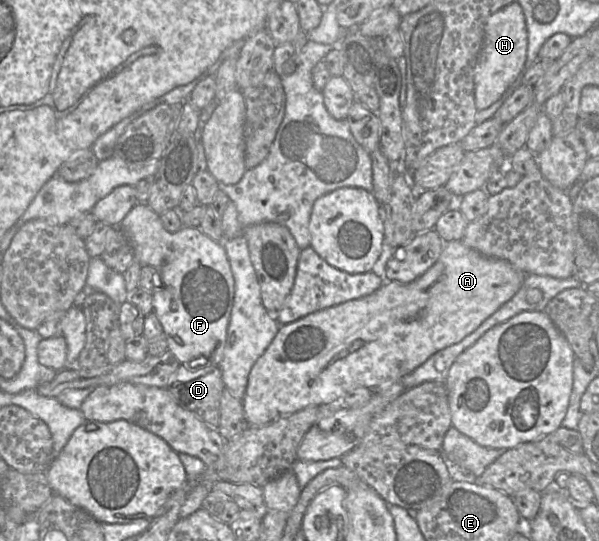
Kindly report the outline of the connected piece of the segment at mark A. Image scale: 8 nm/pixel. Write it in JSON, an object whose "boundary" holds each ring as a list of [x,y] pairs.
{"boundary":[[[462,240],[444,242],[443,251],[437,262],[415,281],[401,283],[385,280],[384,284],[378,290],[367,296],[325,308],[308,314],[294,322],[280,325],[273,341],[257,359],[249,373],[246,391],[242,400],[245,418],[249,426],[266,425],[280,417],[293,414],[309,406],[338,404],[347,392],[358,387],[367,387],[374,390],[386,388],[401,381],[404,376],[413,372],[432,355],[444,348],[459,343],[475,331],[487,318],[493,315],[517,293],[526,276],[527,274],[518,270],[509,262],[485,256],[477,250],[468,247]]]}

